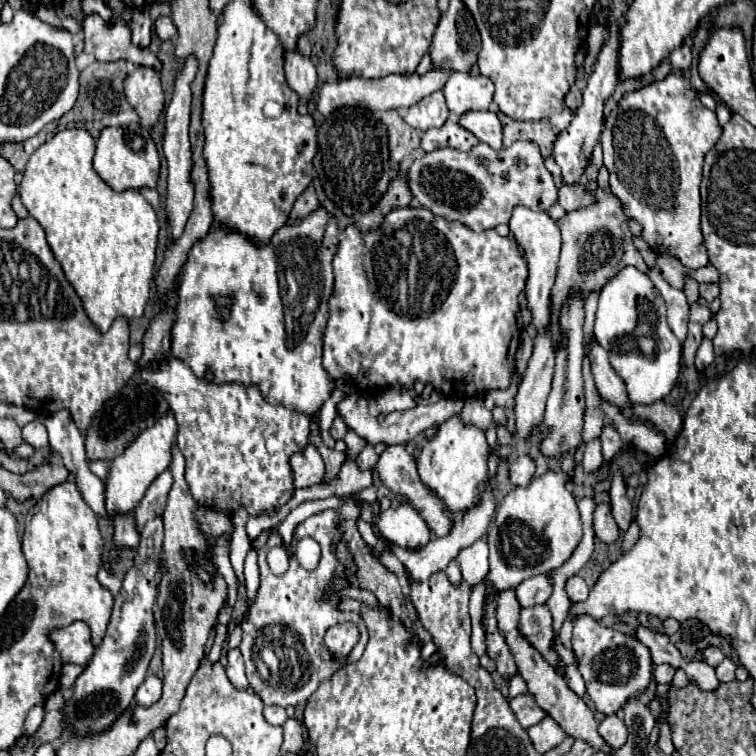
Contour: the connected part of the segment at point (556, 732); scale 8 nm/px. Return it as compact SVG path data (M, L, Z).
M546 716L542 722L528 728L528 736L530 736L530 742L536 748L536 752L546 754L548 750L552 750L564 742L566 732L550 716Z

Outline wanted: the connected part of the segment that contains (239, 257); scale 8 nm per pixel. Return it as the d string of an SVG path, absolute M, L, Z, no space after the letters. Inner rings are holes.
M318 208L316 212L312 212L312 216L308 216L308 220L302 220L300 224L288 228L282 226L270 240L270 244L266 246L256 246L252 244L246 236L240 236L236 232L228 232L226 228L220 226L212 226L208 236L204 240L200 240L200 244L194 244L190 254L188 254L188 262L184 264L184 270L178 276L178 302L174 306L176 312L176 320L172 324L172 356L176 356L178 360L186 362L192 372L202 378L204 370L210 368L214 372L214 382L216 384L226 384L226 382L236 382L236 384L256 384L264 396L268 396L268 400L272 400L272 404L284 404L286 408L304 412L304 414L314 414L328 398L330 392L334 388L334 380L328 376L328 372L322 368L322 334L328 322L328 296L332 294L332 286L334 286L334 272L332 272L332 256L336 252L336 236L338 236L338 226L336 220L324 210ZM216 294L232 294L234 302L232 302L232 310L230 310L230 318L226 322L216 320L216 306L212 302L212 296Z

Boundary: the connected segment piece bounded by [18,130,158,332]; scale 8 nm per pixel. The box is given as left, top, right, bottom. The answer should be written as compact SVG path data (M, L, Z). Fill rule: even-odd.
M62 130L28 160L18 188L28 214L44 228L54 258L82 298L90 320L106 332L118 316L140 318L156 262L158 216L140 190L112 190L92 168L96 142L86 130Z

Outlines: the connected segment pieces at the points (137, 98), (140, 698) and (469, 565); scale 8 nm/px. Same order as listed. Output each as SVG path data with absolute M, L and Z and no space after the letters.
M138 66L124 80L124 94L128 96L130 106L138 112L140 124L150 130L164 112L164 92L158 72L154 68Z
M154 674L146 676L144 684L136 690L136 696L134 700L140 704L140 706L152 706L154 702L158 702L162 696L162 680Z
M484 538L476 540L472 546L466 546L456 556L462 578L468 586L476 586L488 572L488 544Z

